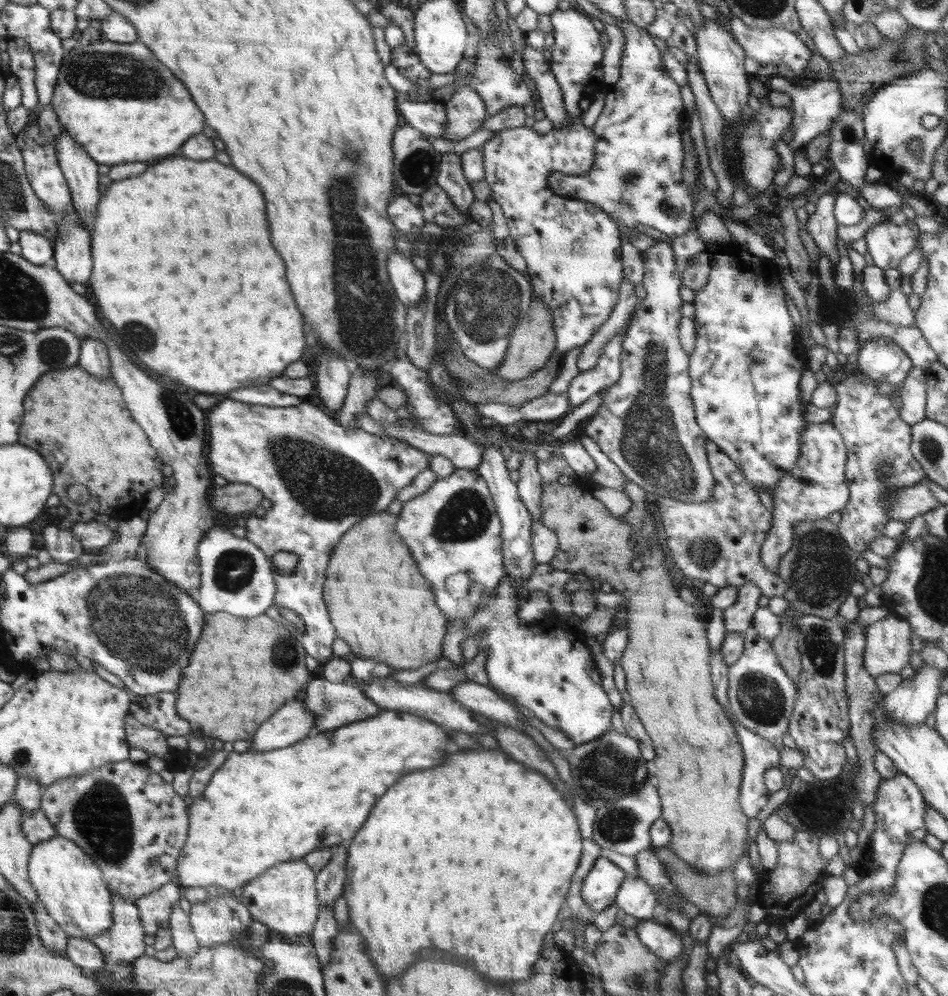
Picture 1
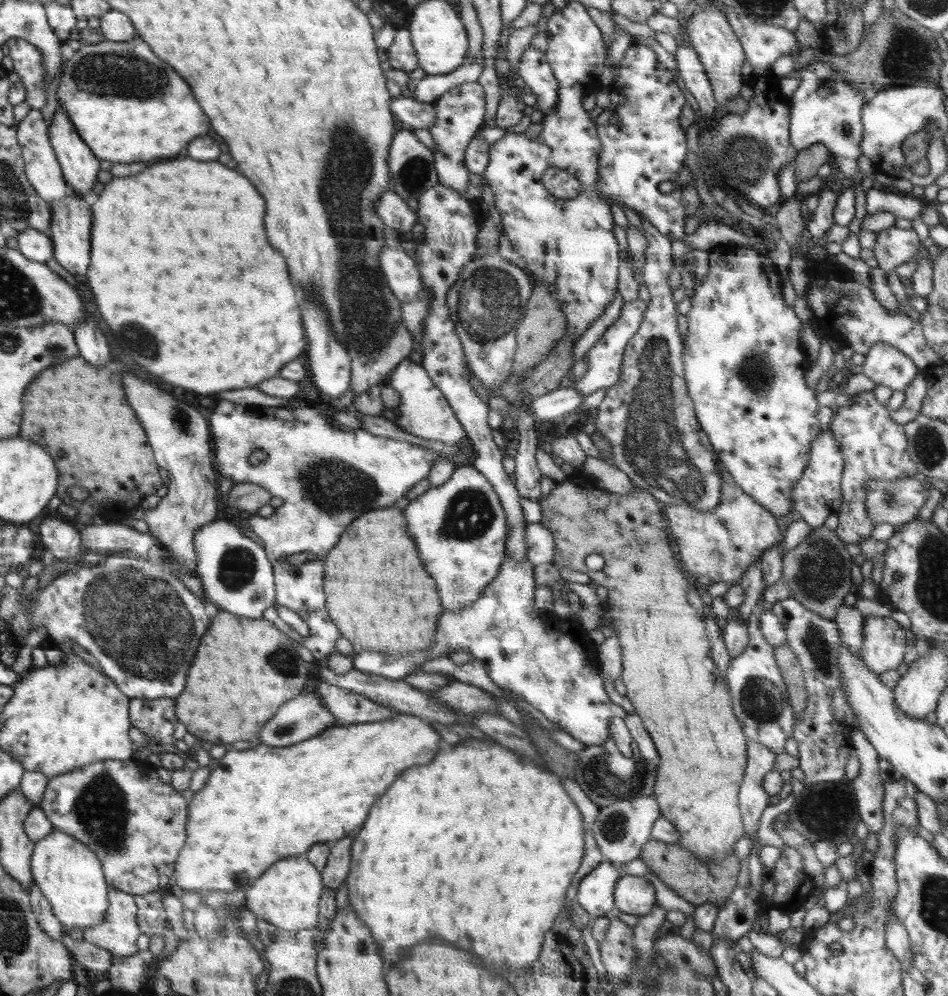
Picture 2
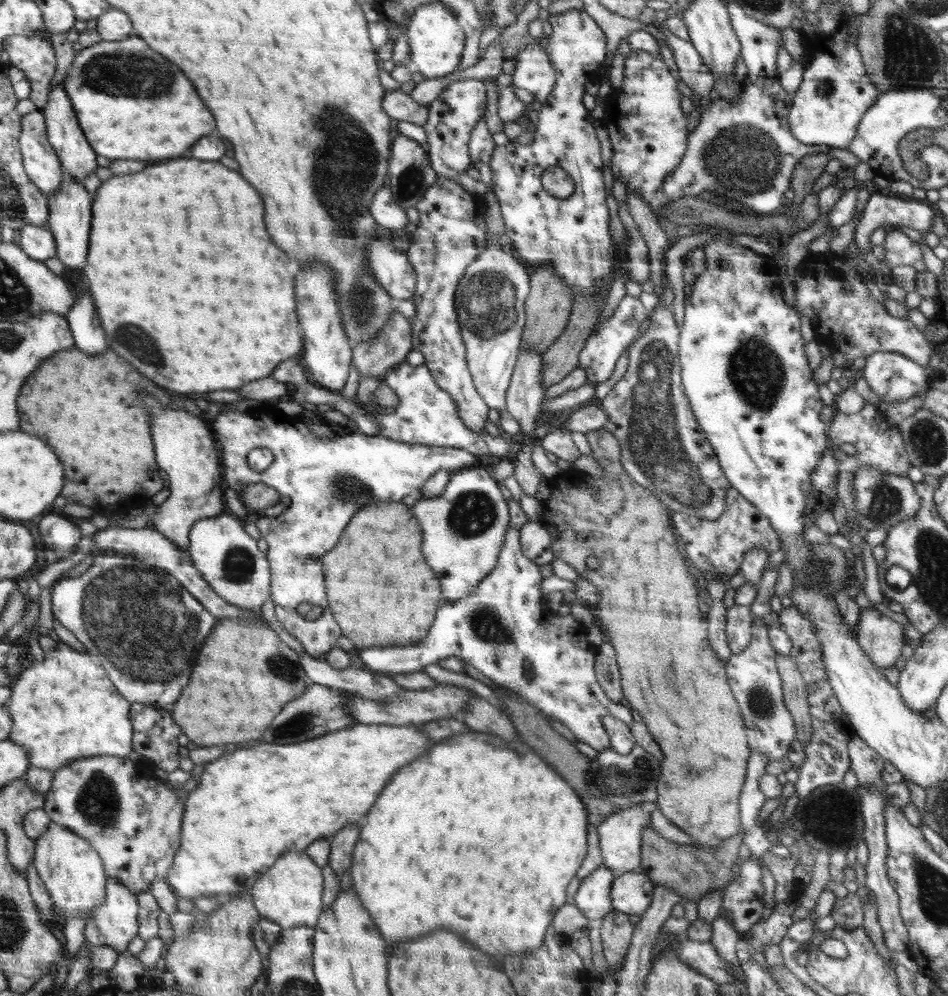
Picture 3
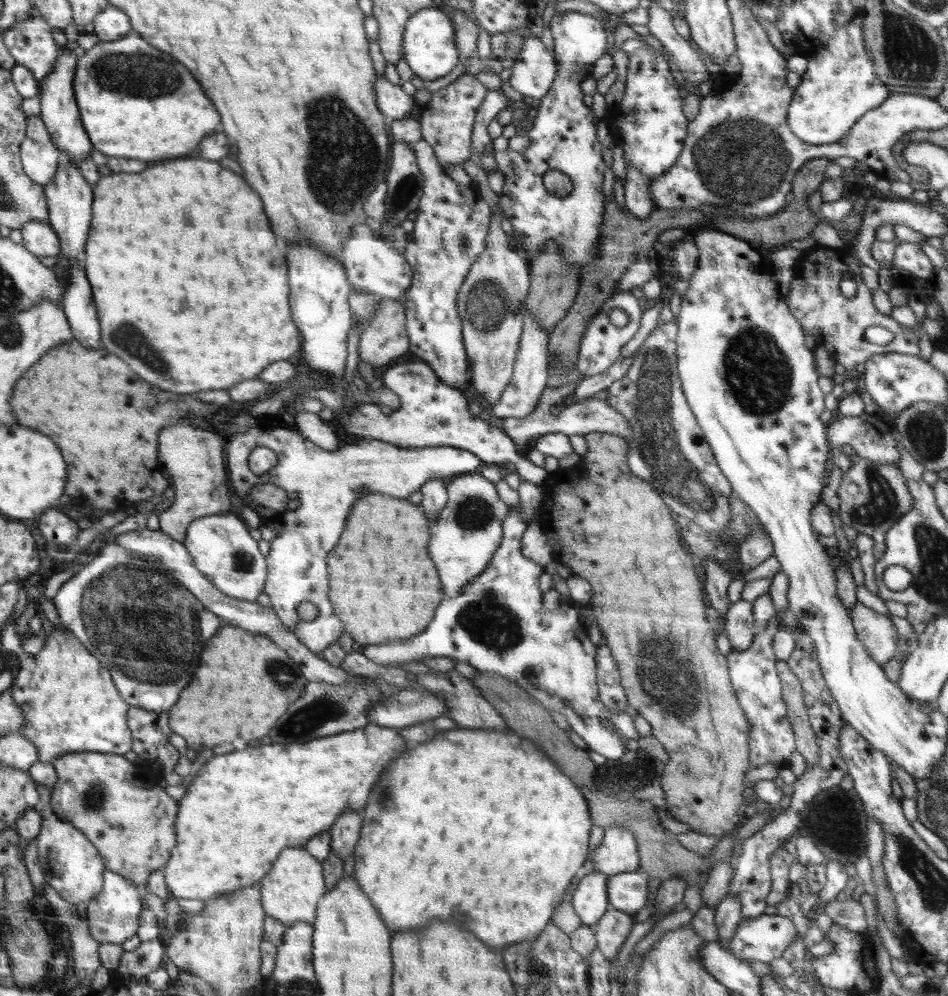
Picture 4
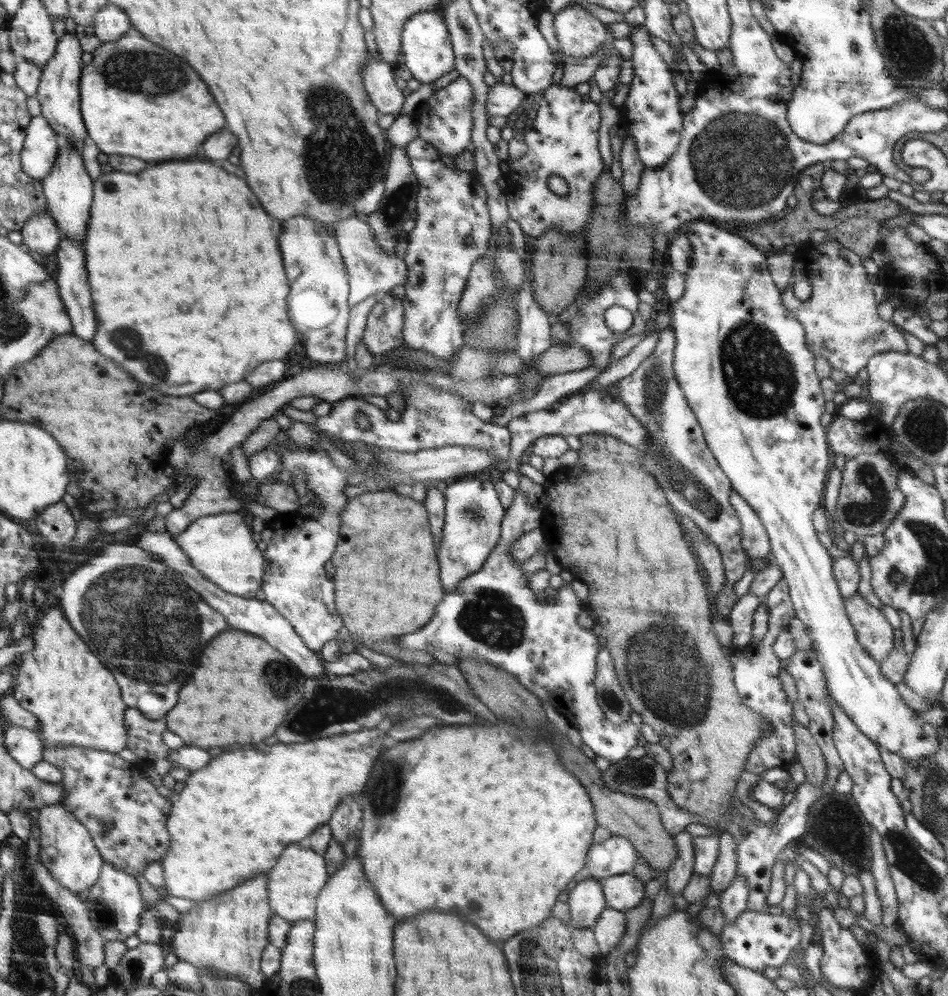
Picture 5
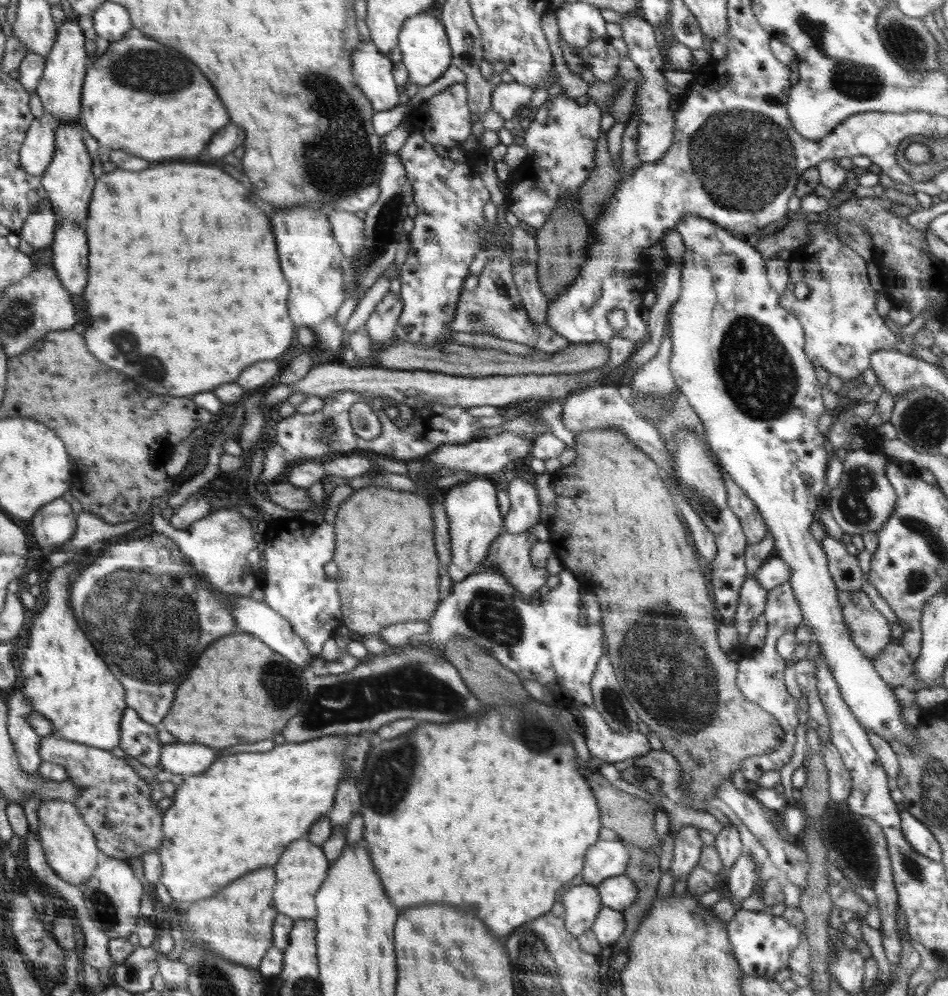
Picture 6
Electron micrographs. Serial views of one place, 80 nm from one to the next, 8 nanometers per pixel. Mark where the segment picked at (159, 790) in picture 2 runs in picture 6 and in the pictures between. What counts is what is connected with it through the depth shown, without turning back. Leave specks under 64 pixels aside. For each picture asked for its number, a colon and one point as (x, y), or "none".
3: (136, 822)
4: (132, 820)
5: (123, 812)
6: (116, 804)

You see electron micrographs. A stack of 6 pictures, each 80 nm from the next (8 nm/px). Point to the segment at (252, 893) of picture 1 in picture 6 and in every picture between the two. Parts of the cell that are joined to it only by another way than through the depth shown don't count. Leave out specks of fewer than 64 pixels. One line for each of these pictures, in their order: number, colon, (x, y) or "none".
2: (288, 895)
3: (291, 893)
4: (291, 891)
5: (294, 884)
6: (302, 868)

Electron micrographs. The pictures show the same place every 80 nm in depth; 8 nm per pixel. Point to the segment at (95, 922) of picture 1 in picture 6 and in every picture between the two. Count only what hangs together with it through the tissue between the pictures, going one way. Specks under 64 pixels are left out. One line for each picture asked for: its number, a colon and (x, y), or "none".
2: (69, 875)
3: (71, 870)
4: (71, 865)
5: (68, 853)
6: (68, 841)

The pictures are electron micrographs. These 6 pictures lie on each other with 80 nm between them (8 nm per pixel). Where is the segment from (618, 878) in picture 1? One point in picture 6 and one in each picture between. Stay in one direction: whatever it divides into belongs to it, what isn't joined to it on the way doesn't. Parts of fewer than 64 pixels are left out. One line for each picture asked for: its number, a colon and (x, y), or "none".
2: (595, 894)
3: (592, 899)
4: (590, 901)
5: (586, 902)
6: (581, 903)

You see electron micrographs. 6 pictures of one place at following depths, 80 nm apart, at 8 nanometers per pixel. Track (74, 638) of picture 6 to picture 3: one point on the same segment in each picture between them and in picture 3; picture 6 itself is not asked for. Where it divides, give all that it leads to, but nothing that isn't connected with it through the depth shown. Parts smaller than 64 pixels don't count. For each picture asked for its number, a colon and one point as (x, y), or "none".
3: (64, 708)
4: (70, 703)
5: (75, 697)

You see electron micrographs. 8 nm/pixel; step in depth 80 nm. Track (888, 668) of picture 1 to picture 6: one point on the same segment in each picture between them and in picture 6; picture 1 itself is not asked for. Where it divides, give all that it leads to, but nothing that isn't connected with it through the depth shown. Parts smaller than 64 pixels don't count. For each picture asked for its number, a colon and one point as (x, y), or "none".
2: (884, 642)
3: (881, 638)
4: (876, 632)
5: (874, 633)
6: (870, 630)

